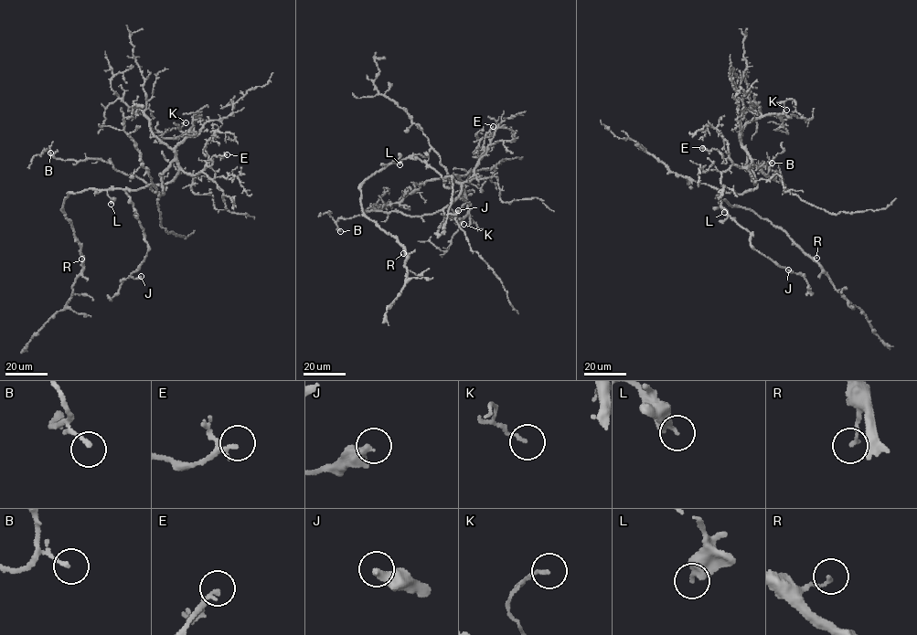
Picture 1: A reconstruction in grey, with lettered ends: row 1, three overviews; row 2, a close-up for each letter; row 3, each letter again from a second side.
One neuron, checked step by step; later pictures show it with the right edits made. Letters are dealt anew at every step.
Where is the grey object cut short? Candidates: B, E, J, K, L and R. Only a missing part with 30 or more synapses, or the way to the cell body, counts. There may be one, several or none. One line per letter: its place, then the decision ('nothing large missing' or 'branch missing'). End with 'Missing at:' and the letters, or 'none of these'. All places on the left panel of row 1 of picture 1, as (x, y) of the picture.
B: place (50, 153); nothing large missing
E: place (227, 154); nothing large missing
J: place (141, 276); nothing large missing
K: place (186, 122); nothing large missing
L: place (111, 204); nothing large missing
R: place (81, 259); nothing large missing
Missing at: none of these

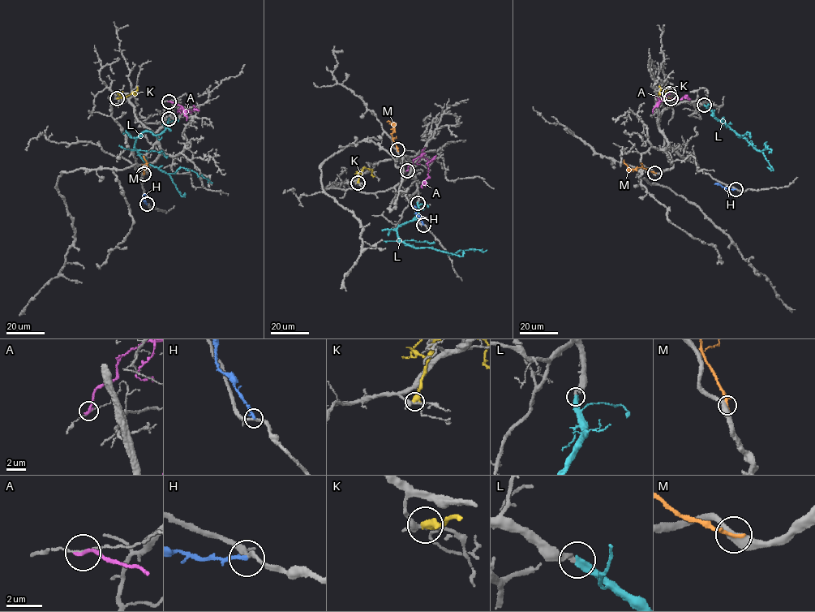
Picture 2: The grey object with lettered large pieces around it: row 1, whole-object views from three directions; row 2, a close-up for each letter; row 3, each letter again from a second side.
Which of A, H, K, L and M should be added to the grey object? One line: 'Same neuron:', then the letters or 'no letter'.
Same neuron: L

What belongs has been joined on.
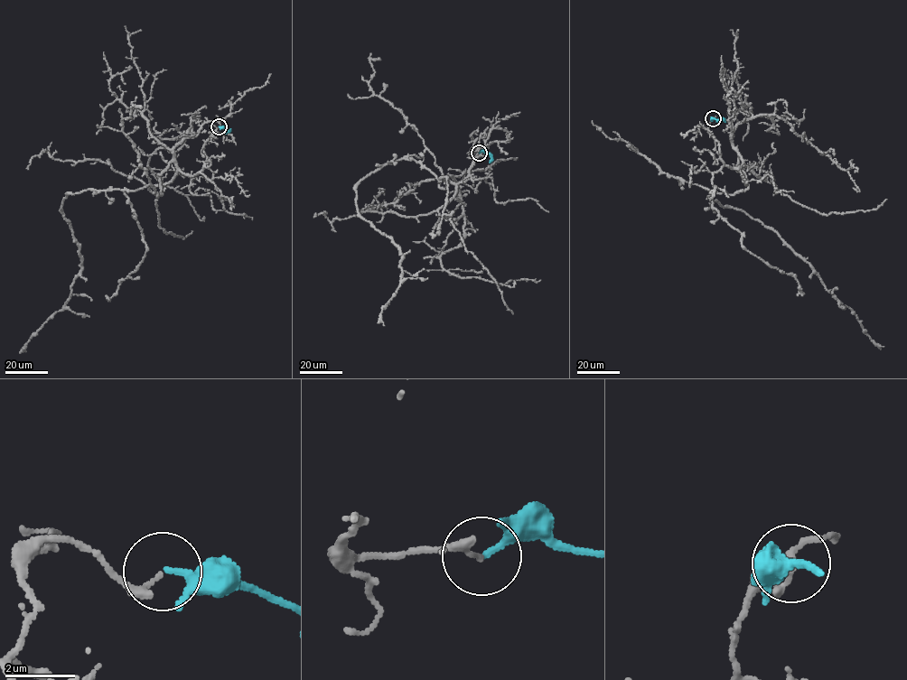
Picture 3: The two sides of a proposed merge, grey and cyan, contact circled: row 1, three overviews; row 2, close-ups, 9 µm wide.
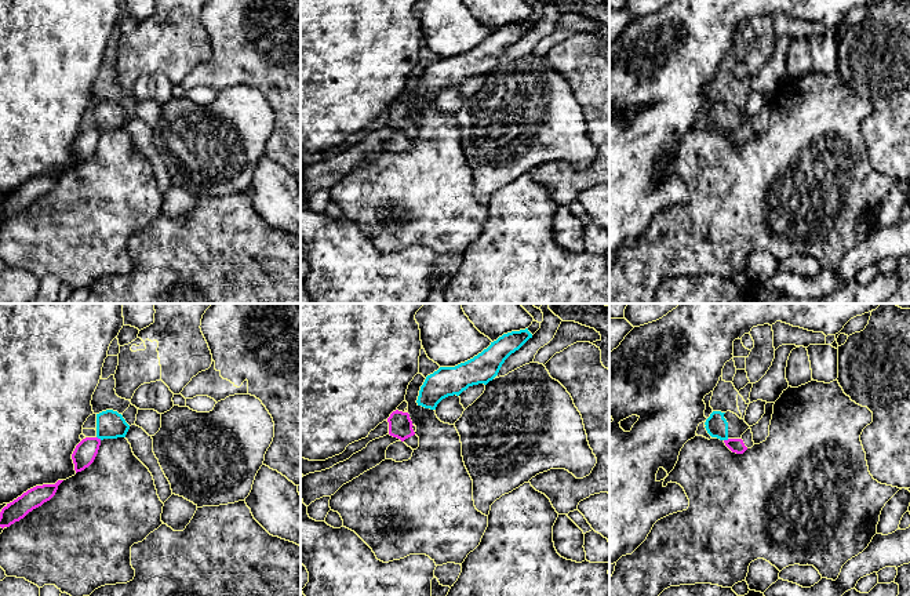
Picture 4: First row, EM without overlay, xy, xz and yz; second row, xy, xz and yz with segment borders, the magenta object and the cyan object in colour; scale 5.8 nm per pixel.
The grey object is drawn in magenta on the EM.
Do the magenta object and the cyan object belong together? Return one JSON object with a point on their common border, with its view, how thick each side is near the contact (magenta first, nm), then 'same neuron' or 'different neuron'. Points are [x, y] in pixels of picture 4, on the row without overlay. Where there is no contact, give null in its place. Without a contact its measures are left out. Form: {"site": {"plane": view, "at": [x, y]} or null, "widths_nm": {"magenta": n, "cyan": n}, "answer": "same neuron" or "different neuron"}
{"site": {"plane": "xy", "at": [99, 130]}, "widths_nm": {"magenta": 130, "cyan": 160}, "answer": "different neuron"}

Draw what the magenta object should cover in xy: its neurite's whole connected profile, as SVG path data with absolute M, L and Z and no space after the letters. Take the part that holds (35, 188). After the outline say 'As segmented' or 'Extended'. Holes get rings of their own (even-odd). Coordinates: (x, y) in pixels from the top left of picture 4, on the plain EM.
M58 171L55 175L36 177L7 195L0 203L0 218L10 218L15 212L23 210L33 200L50 192L62 172L63 171Z. As segmented

